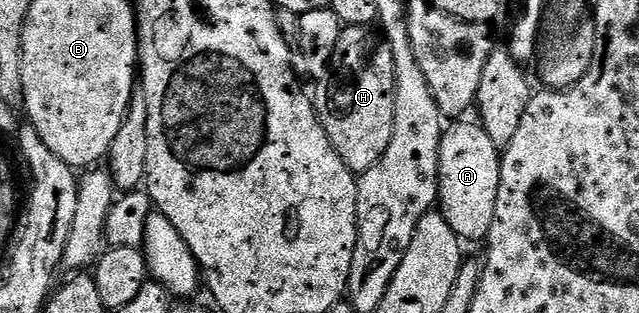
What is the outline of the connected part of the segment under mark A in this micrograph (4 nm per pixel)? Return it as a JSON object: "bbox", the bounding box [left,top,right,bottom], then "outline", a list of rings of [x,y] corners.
{"bbox":[437,118,502,241],"outline":[[[462,118],[445,129],[440,142],[440,162],[438,163],[438,202],[437,211],[442,213],[444,222],[452,226],[459,240],[485,241],[488,230],[492,230],[492,218],[496,218],[496,194],[500,194],[500,170],[502,158],[500,150],[492,138],[483,130],[481,123],[470,118]]]}

